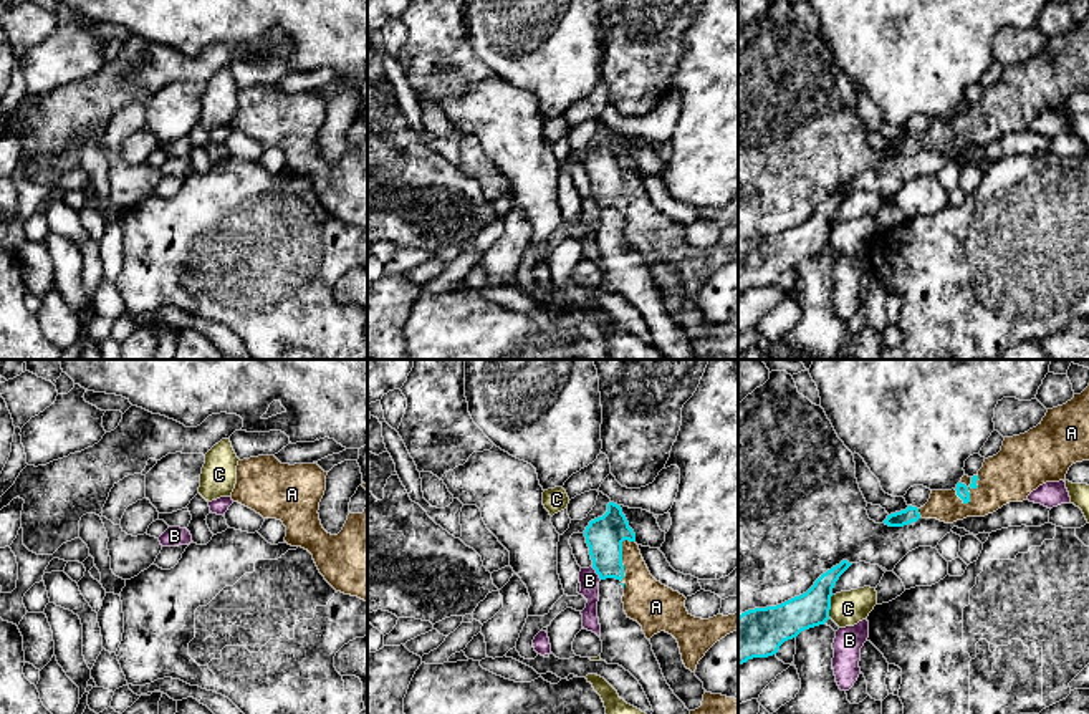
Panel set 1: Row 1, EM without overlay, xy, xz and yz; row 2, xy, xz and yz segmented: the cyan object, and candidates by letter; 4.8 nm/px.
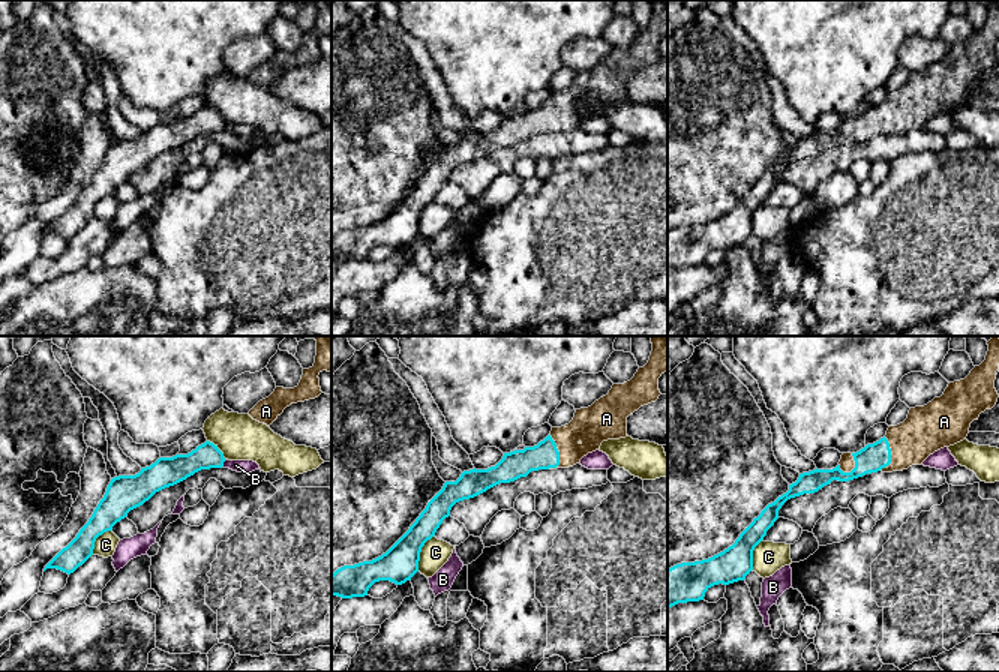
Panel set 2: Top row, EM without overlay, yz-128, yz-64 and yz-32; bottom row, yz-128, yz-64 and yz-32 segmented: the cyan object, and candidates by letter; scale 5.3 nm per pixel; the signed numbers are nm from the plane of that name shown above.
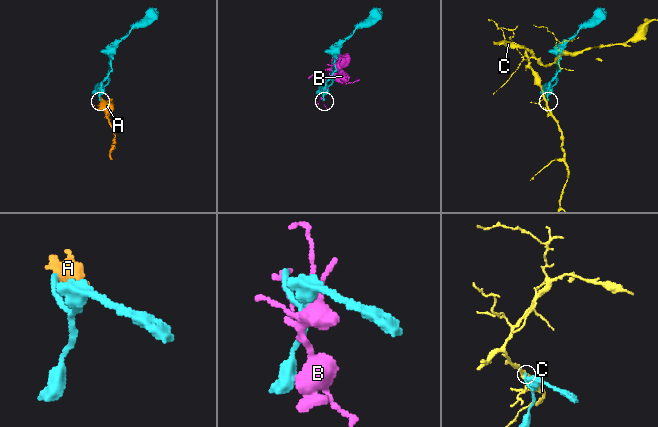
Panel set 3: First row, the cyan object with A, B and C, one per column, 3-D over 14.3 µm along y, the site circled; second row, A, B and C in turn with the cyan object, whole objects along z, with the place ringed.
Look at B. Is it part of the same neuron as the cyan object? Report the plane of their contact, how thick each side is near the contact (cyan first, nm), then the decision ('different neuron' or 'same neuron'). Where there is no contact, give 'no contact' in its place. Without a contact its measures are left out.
meets cyan in xz; 190 nm thick on the cyan side, 100 nm on the other; different neuron

